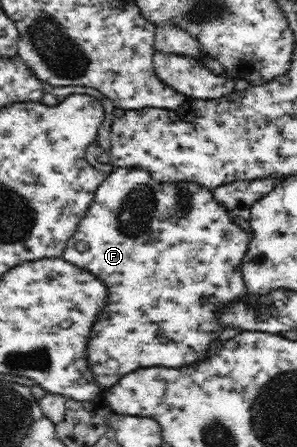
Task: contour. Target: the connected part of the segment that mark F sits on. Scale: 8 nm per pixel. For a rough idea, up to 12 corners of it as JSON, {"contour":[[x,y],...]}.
{"contour":[[114,169],[62,258],[103,282],[101,390],[201,363],[245,295],[245,224]]}

